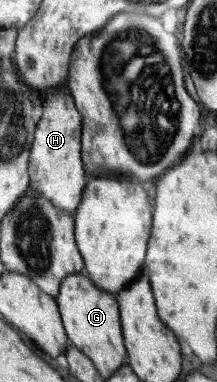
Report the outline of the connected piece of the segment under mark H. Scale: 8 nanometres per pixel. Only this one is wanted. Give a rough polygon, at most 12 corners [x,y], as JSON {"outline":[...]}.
{"outline":[[53,93],[36,123],[30,189],[74,216],[86,186],[82,118]]}

